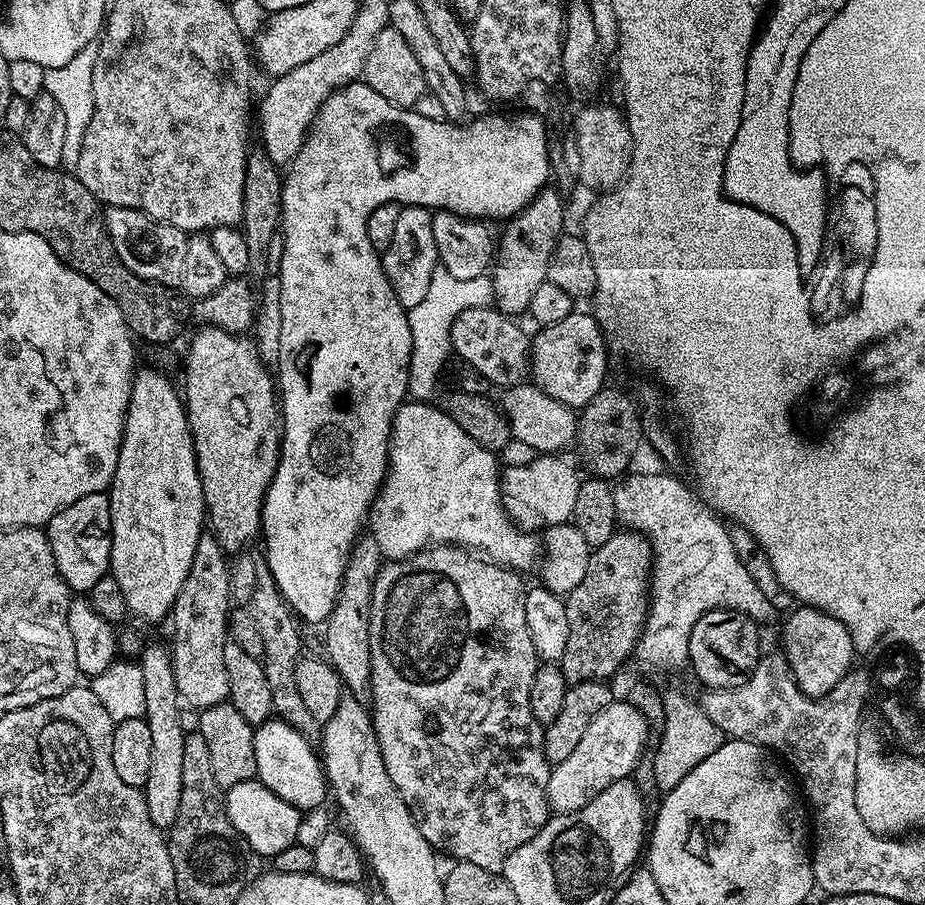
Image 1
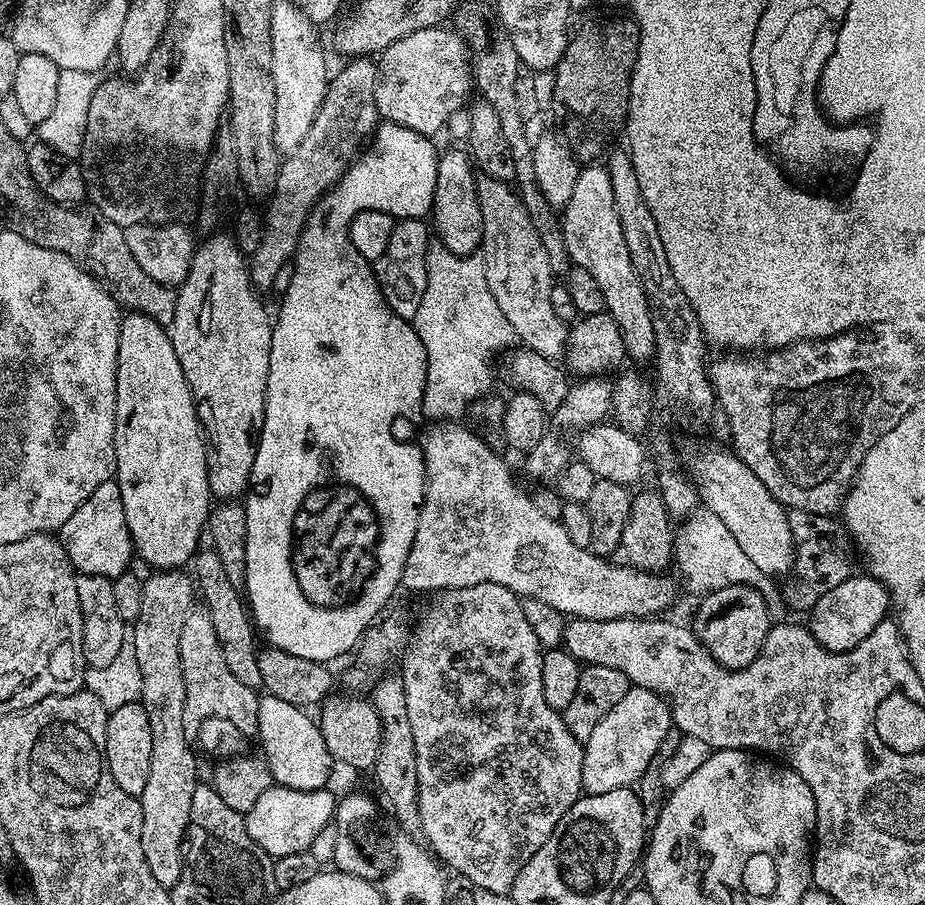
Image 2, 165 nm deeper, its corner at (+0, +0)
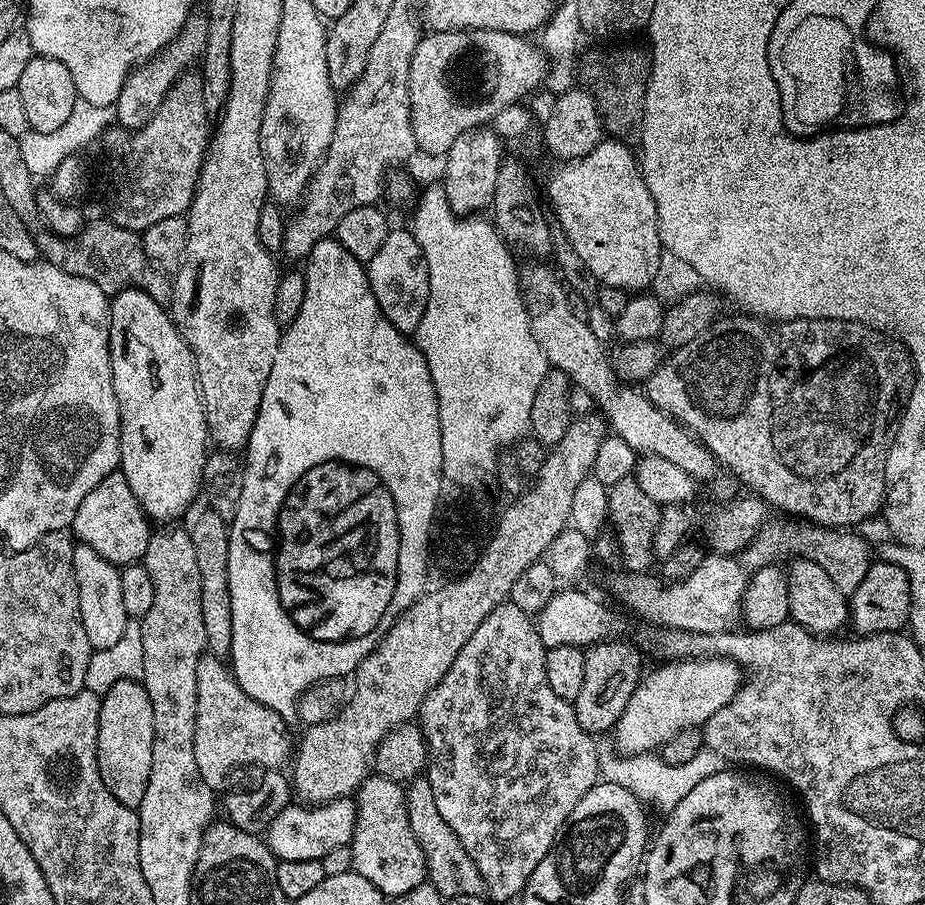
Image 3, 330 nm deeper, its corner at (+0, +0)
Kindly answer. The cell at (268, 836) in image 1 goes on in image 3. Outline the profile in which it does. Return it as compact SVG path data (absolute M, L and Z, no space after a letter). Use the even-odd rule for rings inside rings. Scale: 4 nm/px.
M355 799L331 800L315 806L292 802L280 811L278 818L274 818L266 833L266 843L277 861L321 860L326 854L330 854L330 850L336 850L338 846L351 845L355 825Z

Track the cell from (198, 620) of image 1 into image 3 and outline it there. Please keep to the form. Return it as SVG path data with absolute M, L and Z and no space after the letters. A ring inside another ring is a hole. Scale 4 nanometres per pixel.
M205 654L198 662L198 688L196 690L196 725L194 726L194 758L198 761L198 771L202 773L202 778L206 782L206 786L210 786L213 790L220 790L220 787L228 780L231 772L236 772L239 768L248 768L253 764L259 770L280 770L289 763L290 757L294 752L294 740L288 737L288 728L284 725L285 717L279 712L270 710L266 706L262 706L258 702L254 702L254 698L250 698L250 694L246 694L242 690L242 686L238 686L238 682L233 678L229 665L225 663L221 657L211 654Z

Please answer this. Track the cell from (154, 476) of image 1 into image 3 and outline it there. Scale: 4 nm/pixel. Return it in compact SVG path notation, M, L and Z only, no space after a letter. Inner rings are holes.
M127 288L125 292L115 293L110 300L110 315L108 317L110 326L110 362L112 363L112 381L114 382L114 394L118 402L120 411L120 467L126 482L130 482L130 490L134 490L134 498L142 506L142 510L148 515L152 522L176 522L180 515L192 504L192 499L199 497L202 492L203 464L210 453L210 437L208 434L208 423L204 417L204 404L200 401L200 386L196 382L196 359L192 356L192 351L188 349L188 343L180 336L180 331L176 329L176 323L172 320L169 309L165 305L154 302L150 294L142 290Z

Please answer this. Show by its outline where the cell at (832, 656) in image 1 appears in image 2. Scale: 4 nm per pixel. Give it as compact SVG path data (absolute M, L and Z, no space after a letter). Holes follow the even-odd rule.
M853 574L834 590L829 590L818 598L806 620L806 627L826 650L849 652L858 646L889 615L890 593L881 580L871 574Z

